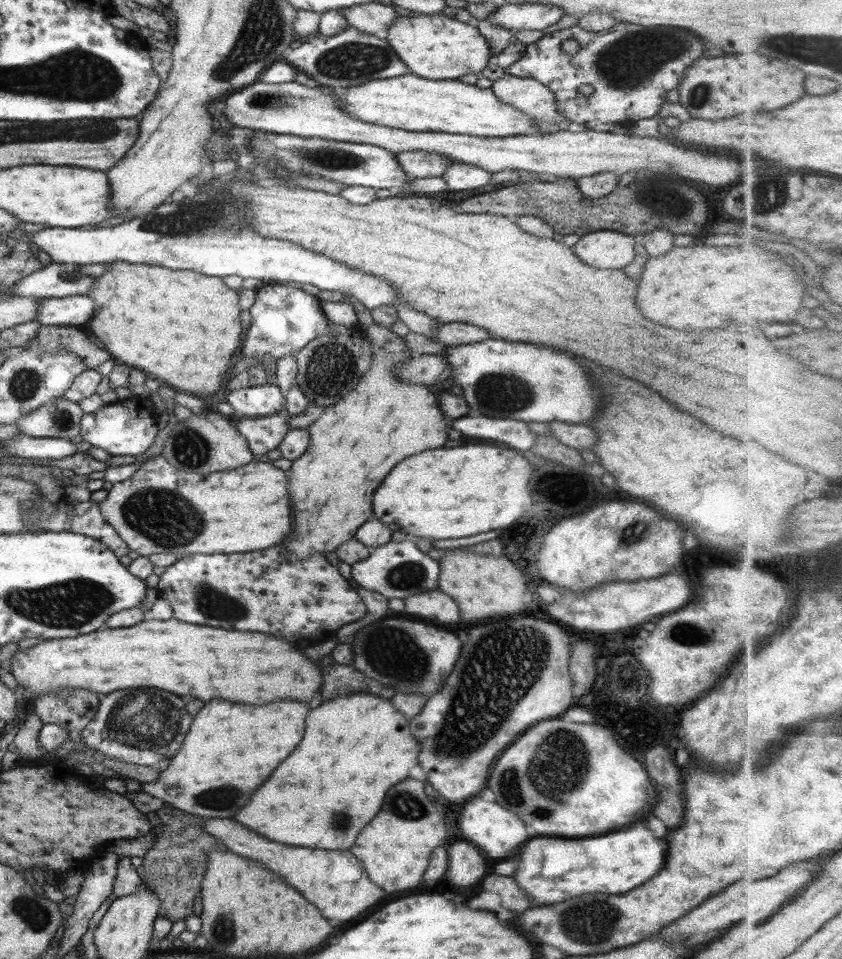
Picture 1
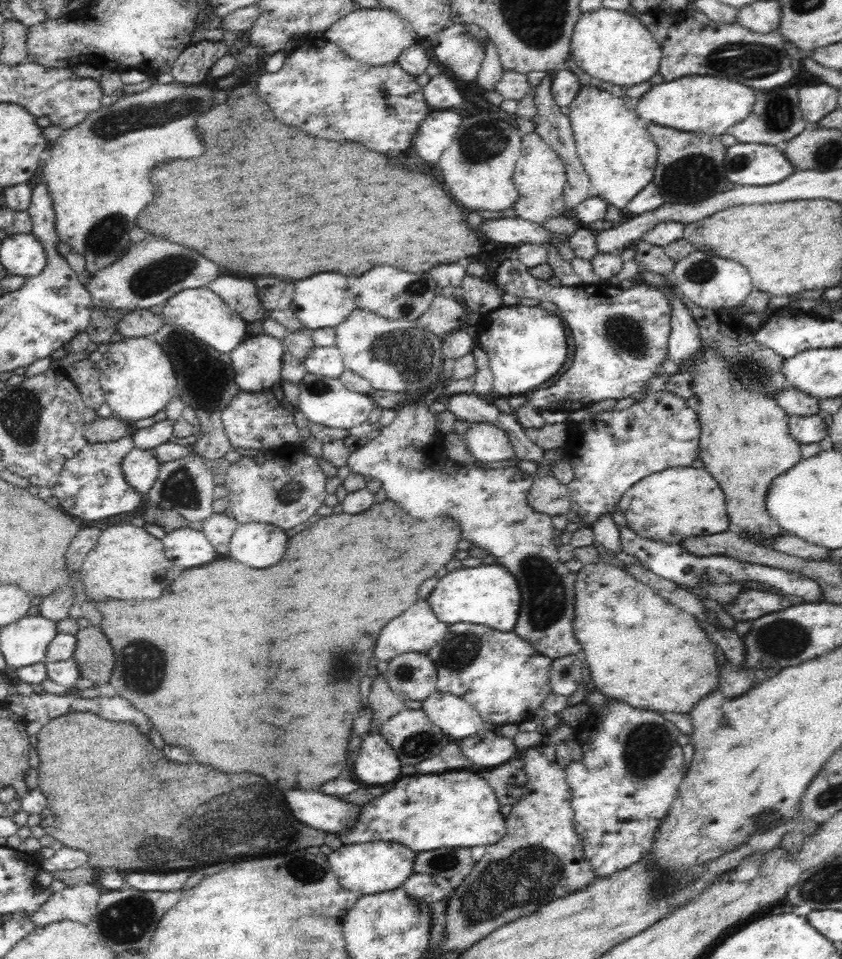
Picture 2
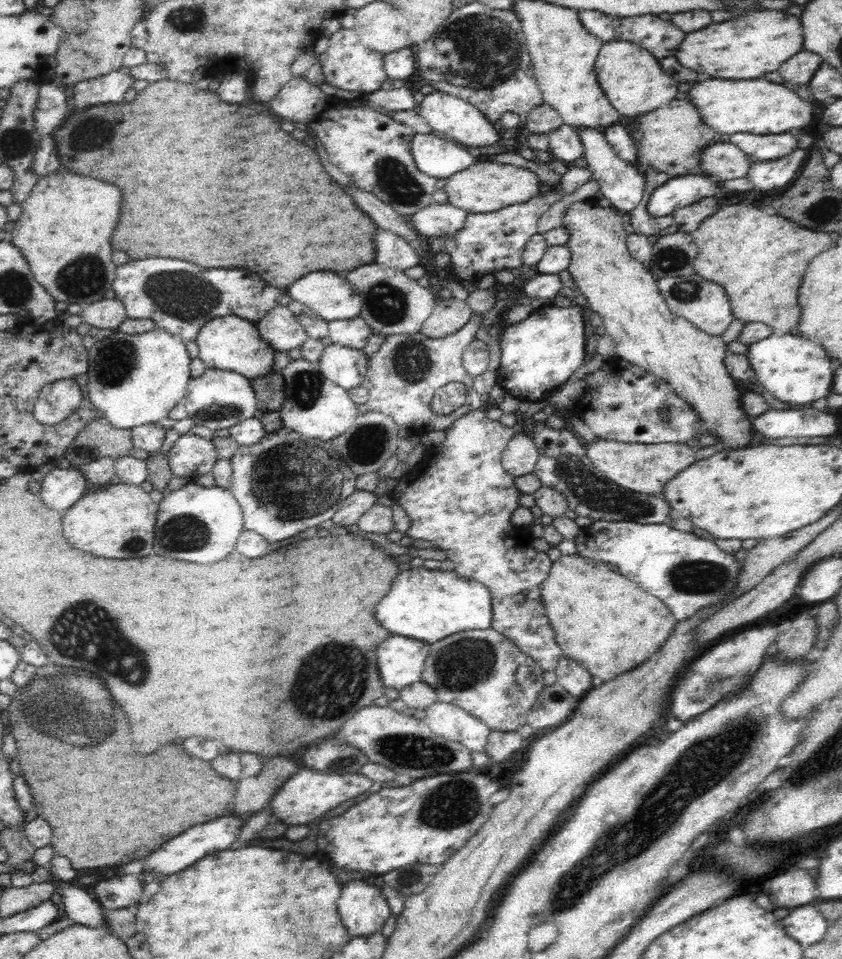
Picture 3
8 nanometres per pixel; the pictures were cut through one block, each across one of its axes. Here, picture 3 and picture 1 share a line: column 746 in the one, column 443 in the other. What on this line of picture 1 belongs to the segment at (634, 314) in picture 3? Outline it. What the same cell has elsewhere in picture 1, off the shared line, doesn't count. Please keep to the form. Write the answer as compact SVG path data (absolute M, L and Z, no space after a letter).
M346 295L358 315L358 325L369 336L373 350L373 361L368 372L356 384L352 392L345 394L336 404L325 407L320 419L307 427L309 445L307 451L299 459L293 460L287 470L288 492L292 504L292 532L290 538L284 540L288 548L288 561L308 559L314 553L326 556L336 548L348 543L360 526L372 518L372 492L378 488L384 476L402 460L424 452L428 448L440 448L449 439L451 419L440 410L437 396L423 384L406 384L395 374L395 370L406 359L416 354L407 349L402 336L392 333L388 328L376 325L369 308L364 306L355 296Z

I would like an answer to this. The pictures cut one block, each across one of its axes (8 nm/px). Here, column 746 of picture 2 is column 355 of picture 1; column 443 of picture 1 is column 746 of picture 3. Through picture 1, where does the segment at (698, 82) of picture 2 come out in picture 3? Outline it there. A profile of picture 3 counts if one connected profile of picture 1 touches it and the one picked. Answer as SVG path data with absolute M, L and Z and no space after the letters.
M764 77L755 80L704 80L690 88L689 99L698 109L704 124L722 135L739 132L765 135L790 131L801 134L810 128L814 120L811 102L798 98L787 84L768 82Z

